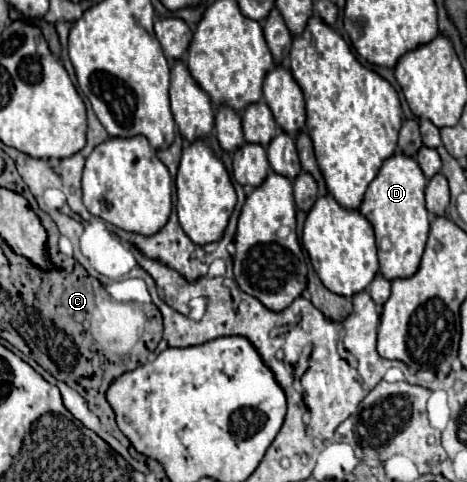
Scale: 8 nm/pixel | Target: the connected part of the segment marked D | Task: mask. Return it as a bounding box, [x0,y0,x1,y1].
[360,154,428,280]

